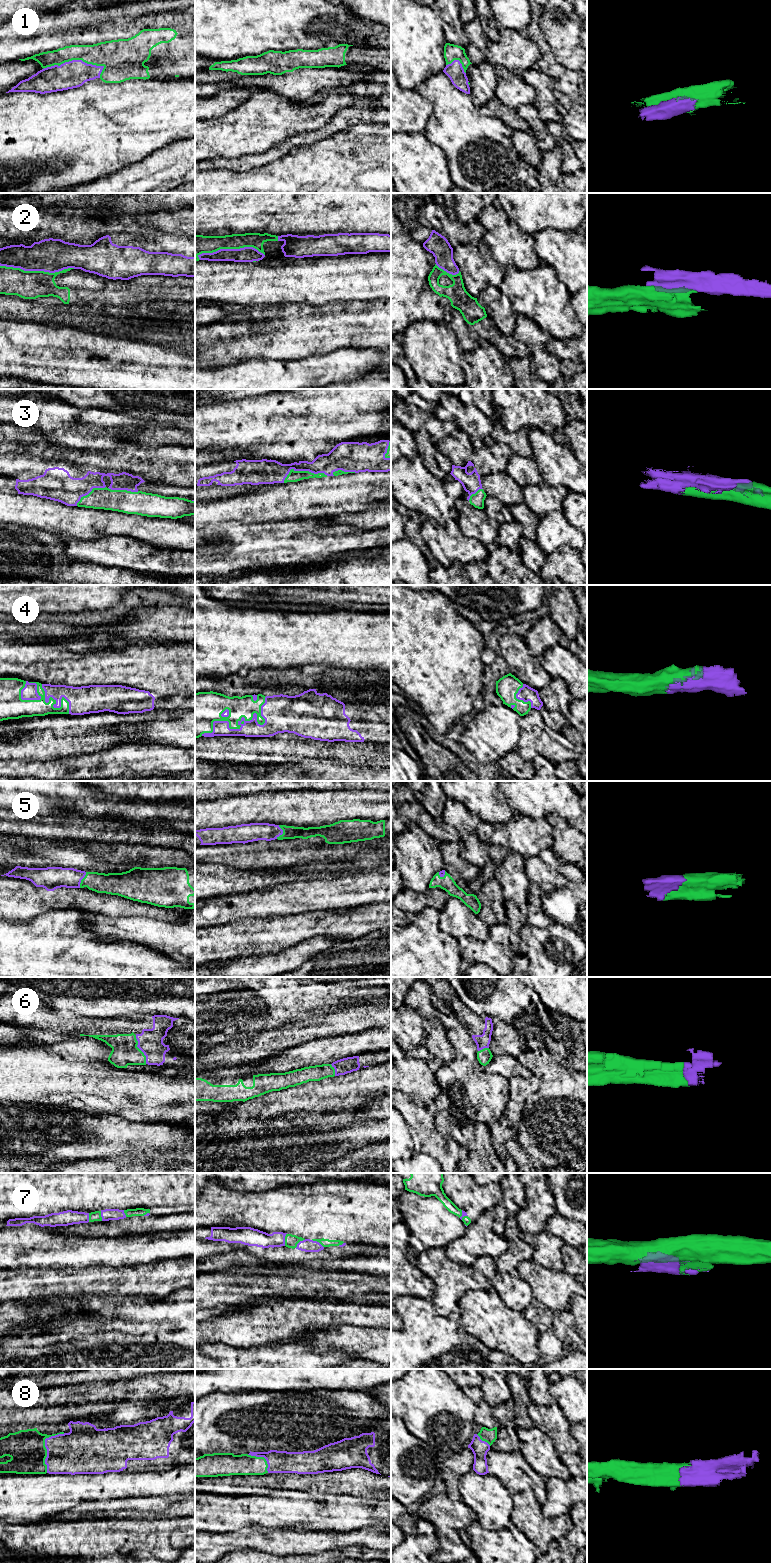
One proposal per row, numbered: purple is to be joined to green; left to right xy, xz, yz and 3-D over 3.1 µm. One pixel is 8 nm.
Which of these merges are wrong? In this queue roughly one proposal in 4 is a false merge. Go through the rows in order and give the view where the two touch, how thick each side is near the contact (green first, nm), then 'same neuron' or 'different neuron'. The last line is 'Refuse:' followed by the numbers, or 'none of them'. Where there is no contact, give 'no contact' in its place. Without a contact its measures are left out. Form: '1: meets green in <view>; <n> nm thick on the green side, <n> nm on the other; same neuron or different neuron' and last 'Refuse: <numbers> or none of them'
1: meets green in xy; 190 nm thick on the green side, 220 nm on the other; same neuron
2: meets green in xy; 220 nm thick on the green side, 280 nm on the other; different neuron
3: meets green in xz; 90 nm thick on the green side, 190 nm on the other; same neuron
4: meets green in xz; 170 nm thick on the green side, 170 nm on the other; same neuron
5: meets green in xy; 180 nm thick on the green side, 190 nm on the other; same neuron
6: meets green in xy; 220 nm thick on the green side, 200 nm on the other; same neuron
7: meets green in xz; 110 nm thick on the green side, 140 nm on the other; different neuron
8: meets green in xy; 300 nm thick on the green side, 340 nm on the other; same neuron
Refuse: 2, 7

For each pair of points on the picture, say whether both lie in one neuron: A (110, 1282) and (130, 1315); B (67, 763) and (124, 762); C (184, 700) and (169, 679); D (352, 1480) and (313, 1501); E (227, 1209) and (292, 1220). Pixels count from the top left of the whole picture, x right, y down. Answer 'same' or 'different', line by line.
A: different
B: same
C: different
D: different
E: same

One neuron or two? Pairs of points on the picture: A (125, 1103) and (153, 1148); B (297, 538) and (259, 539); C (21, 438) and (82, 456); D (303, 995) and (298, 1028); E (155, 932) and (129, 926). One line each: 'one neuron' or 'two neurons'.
A: two neurons
B: one neuron
C: one neuron
D: two neurons
E: one neuron

